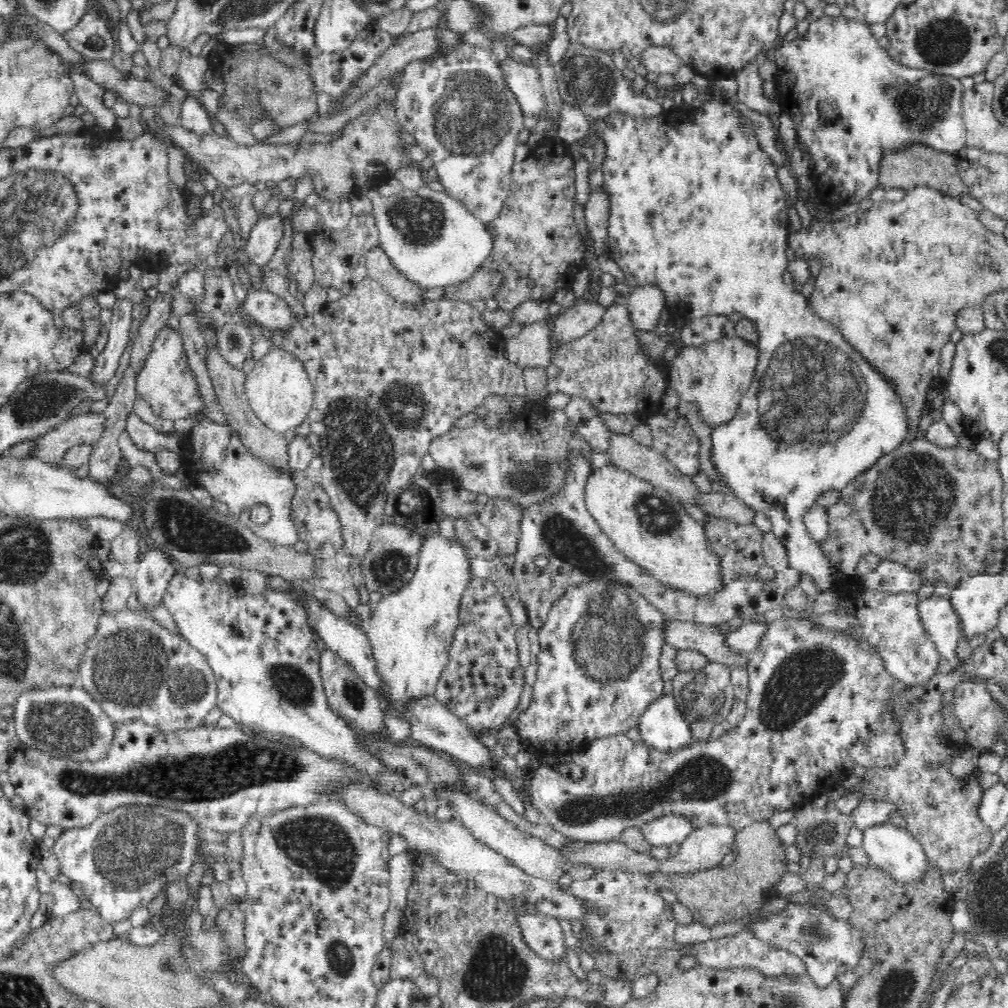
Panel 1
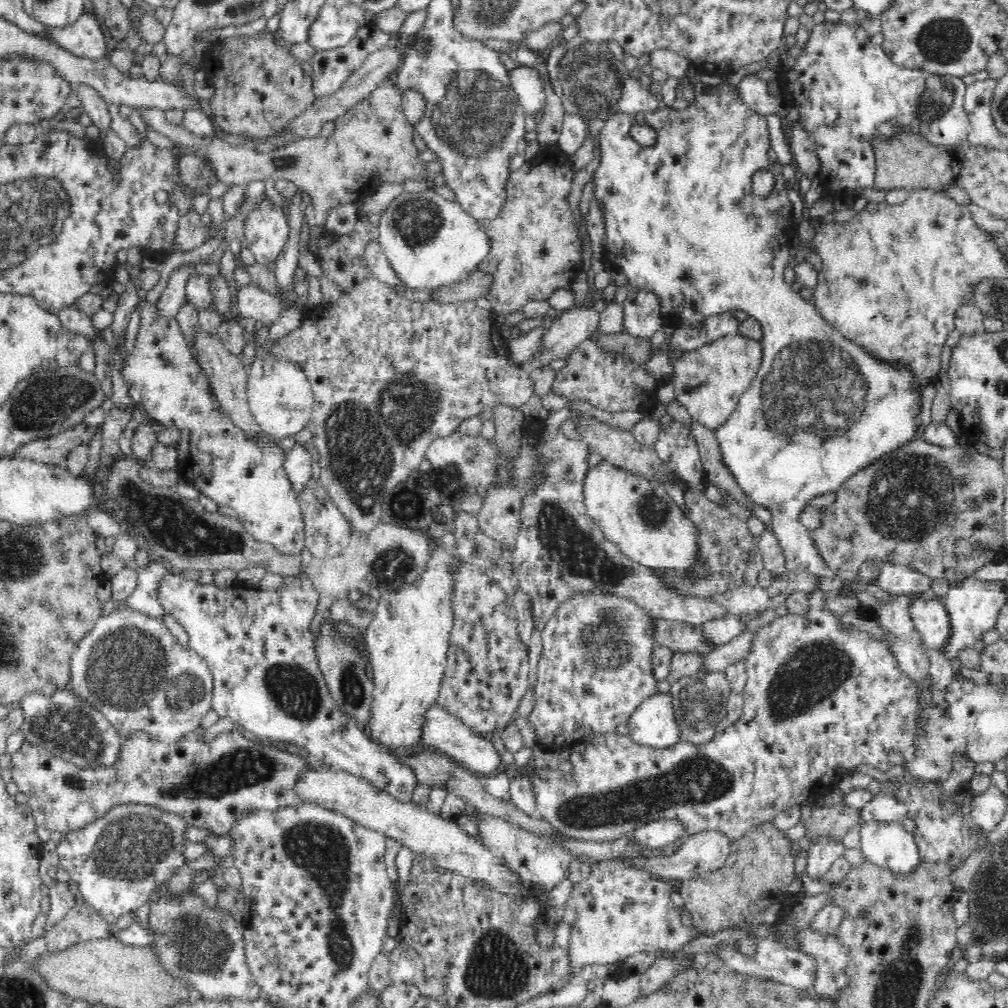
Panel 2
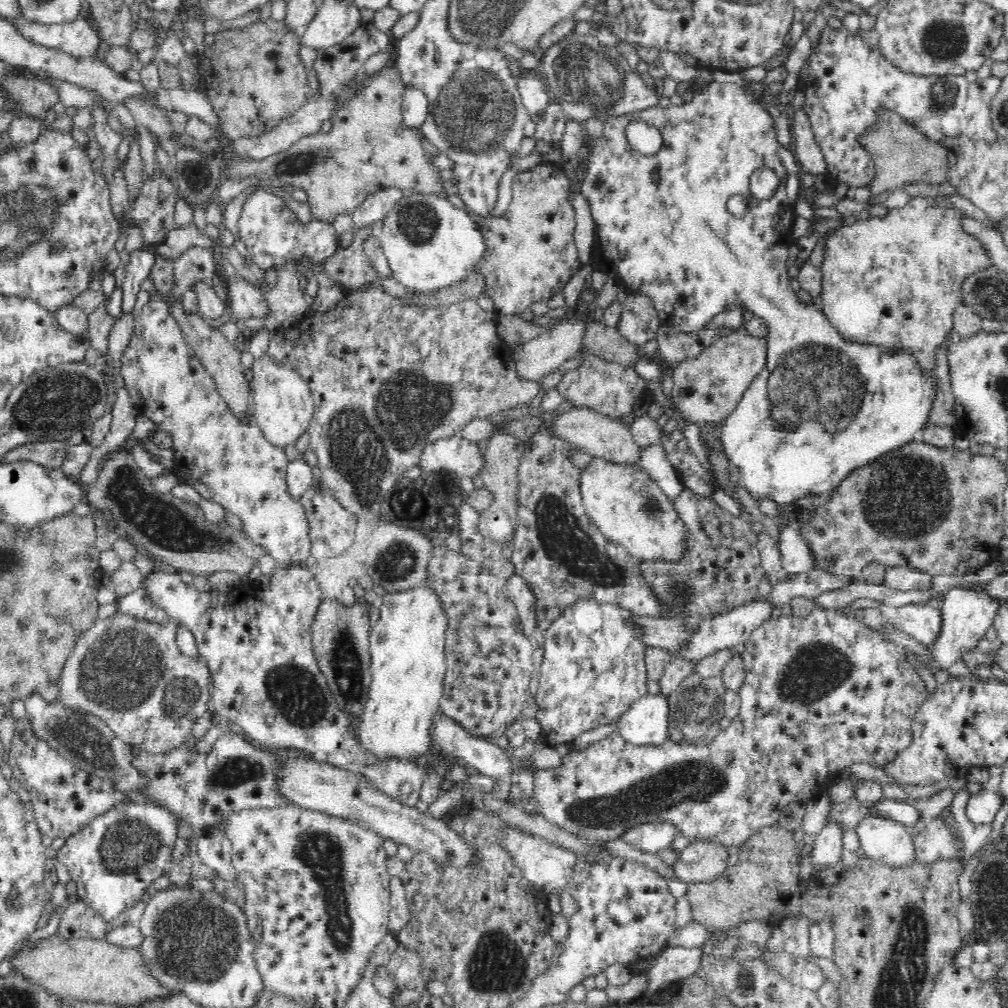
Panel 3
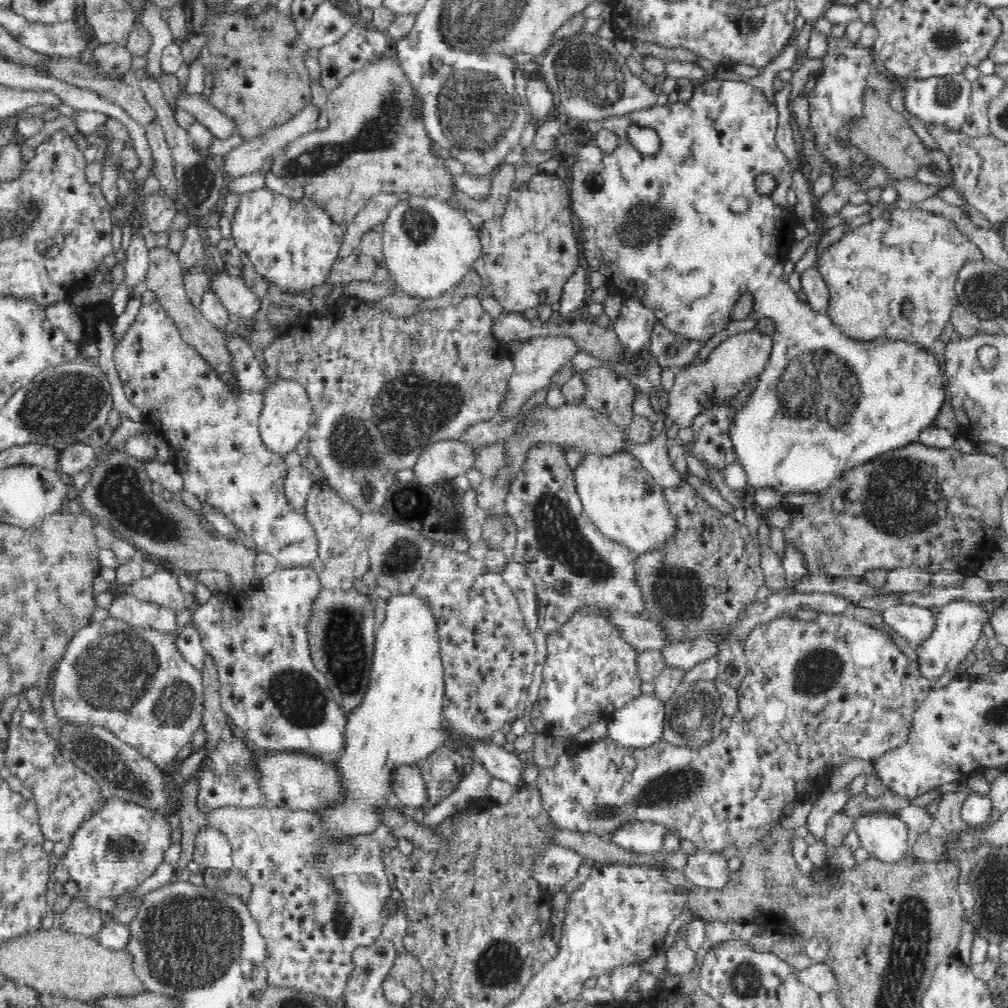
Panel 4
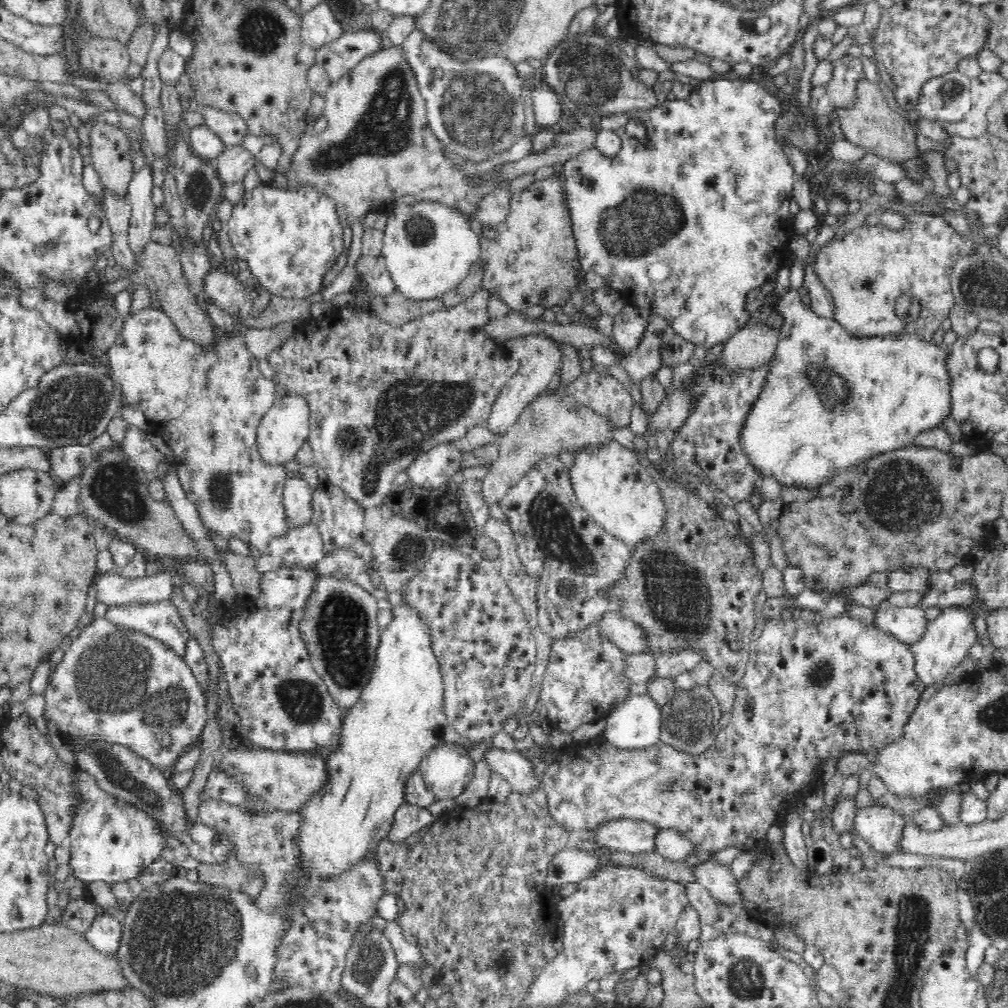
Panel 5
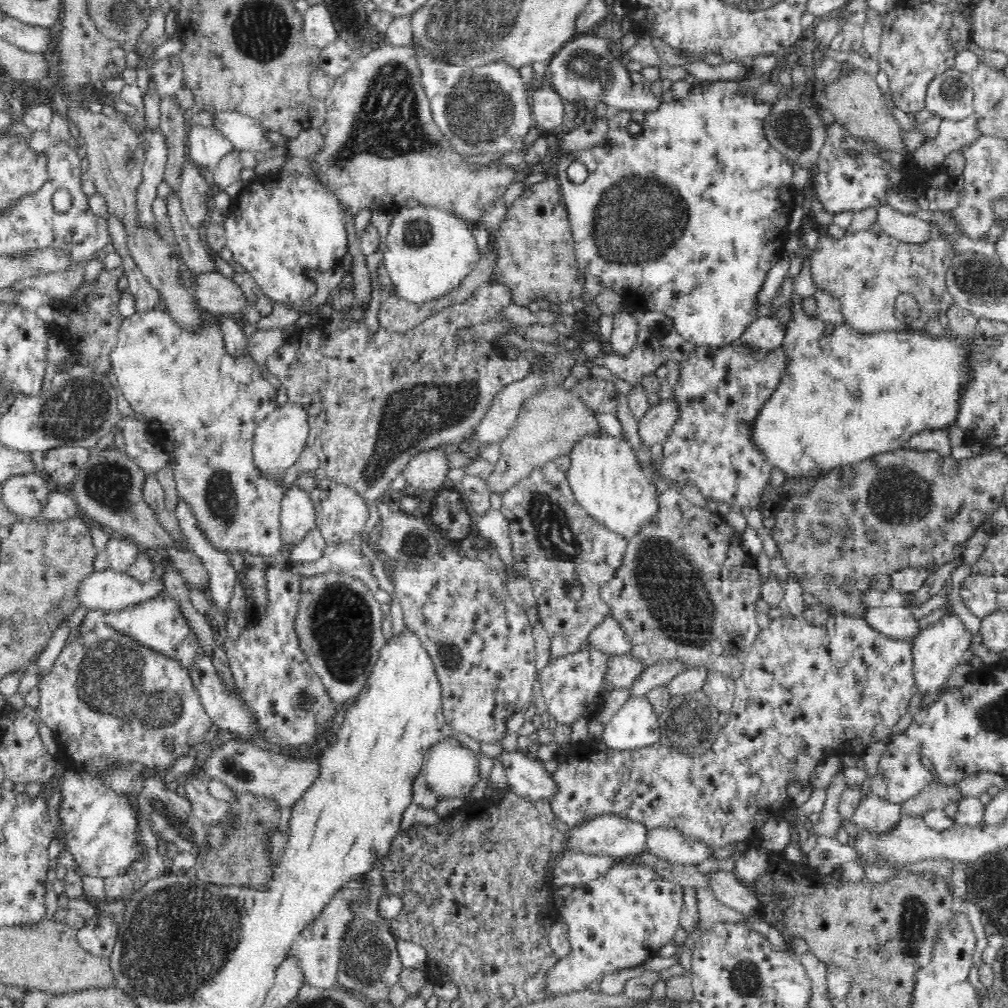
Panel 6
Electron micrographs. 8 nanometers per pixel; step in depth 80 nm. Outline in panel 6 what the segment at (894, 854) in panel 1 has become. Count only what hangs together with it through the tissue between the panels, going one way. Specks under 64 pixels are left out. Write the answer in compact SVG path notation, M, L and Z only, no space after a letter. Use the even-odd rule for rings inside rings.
M870 794L861 800L854 810L851 820L861 830L871 836L885 836L886 832L894 831L902 817L900 805L891 802L886 797L880 799Z

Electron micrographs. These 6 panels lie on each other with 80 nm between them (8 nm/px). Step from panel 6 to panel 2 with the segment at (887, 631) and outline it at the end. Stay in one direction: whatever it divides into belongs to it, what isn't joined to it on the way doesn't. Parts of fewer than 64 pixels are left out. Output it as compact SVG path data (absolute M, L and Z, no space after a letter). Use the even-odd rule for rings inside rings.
M919 598L910 606L910 613L926 646L944 654L952 638L952 621L945 601Z

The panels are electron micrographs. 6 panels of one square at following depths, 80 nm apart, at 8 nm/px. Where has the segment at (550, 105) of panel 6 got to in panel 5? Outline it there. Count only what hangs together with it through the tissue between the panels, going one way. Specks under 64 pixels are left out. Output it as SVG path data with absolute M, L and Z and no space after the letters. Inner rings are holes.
M537 83L534 84L531 93L536 112L535 122L538 128L550 127L558 123L562 117L560 96L550 90L548 85L541 84L541 86L537 86Z

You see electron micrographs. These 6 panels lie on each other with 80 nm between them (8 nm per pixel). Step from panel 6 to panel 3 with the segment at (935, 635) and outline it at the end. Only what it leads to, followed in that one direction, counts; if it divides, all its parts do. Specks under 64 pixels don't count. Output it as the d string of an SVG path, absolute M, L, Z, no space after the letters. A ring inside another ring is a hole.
M980 587L952 588L944 593L942 611L942 632L937 642L930 647L932 655L931 665L934 670L947 670L956 660L962 658L962 654L979 644L980 638L984 638L986 630L994 624L994 618L998 614L1000 602L998 597L984 593Z

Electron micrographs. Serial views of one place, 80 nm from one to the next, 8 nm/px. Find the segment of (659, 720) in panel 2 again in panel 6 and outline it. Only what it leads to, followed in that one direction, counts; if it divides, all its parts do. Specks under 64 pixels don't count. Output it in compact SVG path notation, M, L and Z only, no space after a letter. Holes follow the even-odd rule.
M647 695L630 696L607 722L602 738L613 749L632 750L659 743L659 716Z

